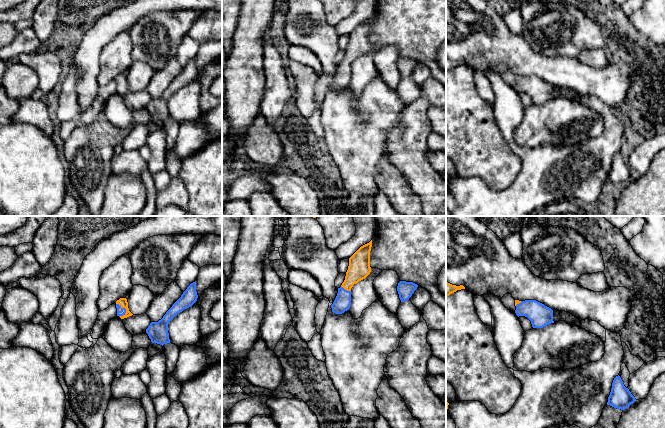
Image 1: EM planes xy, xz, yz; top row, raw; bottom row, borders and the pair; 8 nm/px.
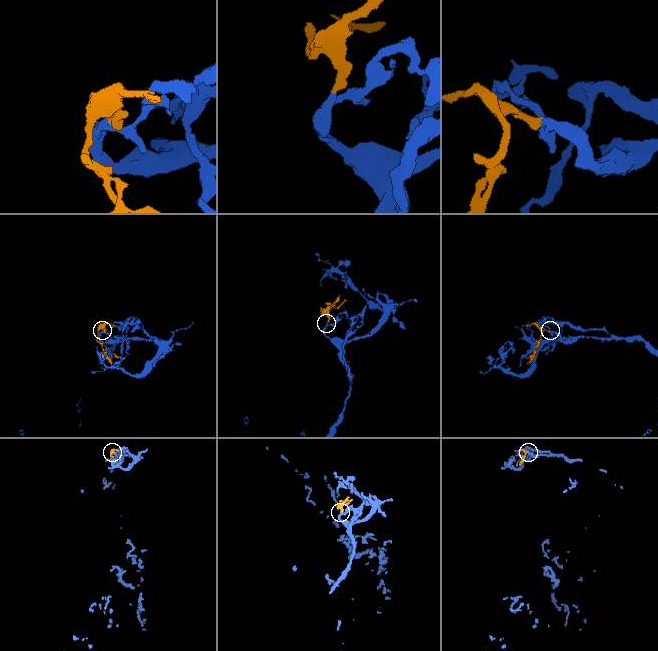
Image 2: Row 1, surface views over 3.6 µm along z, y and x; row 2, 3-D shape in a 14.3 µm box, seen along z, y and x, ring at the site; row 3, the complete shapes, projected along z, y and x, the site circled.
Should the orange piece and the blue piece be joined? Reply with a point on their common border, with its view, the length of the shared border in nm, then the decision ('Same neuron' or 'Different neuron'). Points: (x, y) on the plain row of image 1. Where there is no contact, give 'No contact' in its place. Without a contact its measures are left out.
Touches orange at xy (124, 83). Shared border 120 nm. Same neuron

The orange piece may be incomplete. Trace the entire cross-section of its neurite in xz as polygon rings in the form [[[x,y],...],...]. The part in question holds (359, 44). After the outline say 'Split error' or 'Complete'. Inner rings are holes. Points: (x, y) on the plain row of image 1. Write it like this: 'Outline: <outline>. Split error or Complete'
Outline: [[[372,16],[361,22],[350,34],[345,56],[338,64],[337,72],[331,81],[332,88],[342,90],[349,86],[351,81],[351,64],[354,60],[365,55],[371,48],[370,27]]]. Split error

